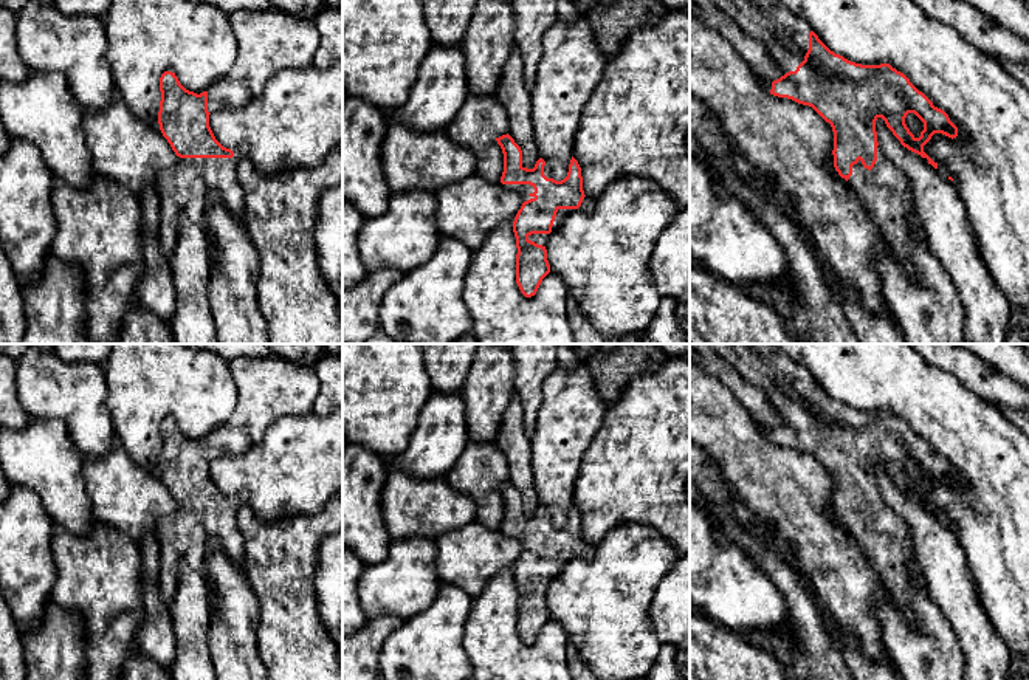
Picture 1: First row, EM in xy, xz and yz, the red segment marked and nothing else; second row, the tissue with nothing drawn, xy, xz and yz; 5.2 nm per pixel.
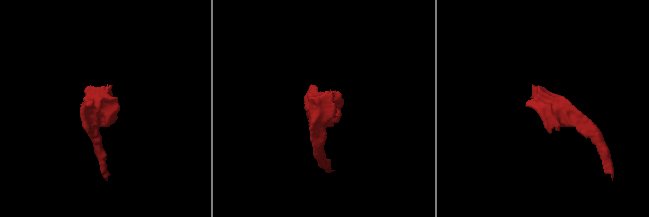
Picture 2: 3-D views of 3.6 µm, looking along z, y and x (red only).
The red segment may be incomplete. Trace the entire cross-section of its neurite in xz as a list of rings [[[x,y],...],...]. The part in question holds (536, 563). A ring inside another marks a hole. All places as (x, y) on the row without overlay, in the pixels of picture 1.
[[[508,480],[496,488],[504,500],[501,530],[524,547],[513,568],[518,595],[516,630],[525,644],[532,644],[550,620],[545,592],[552,579],[572,556],[592,556],[595,547],[584,542],[581,514],[573,503],[567,524],[556,528],[542,505],[533,516],[527,516],[521,494]]]

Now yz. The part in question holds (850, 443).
[[[773,344],[708,345],[725,362],[731,364],[742,379],[759,387],[784,420],[773,429],[759,426],[762,435],[773,443],[787,445],[812,454],[831,471],[834,479],[832,502],[835,517],[854,536],[893,601],[907,613],[910,621],[914,621],[911,581],[914,576],[922,576],[921,568],[913,555],[907,524],[885,503],[877,489],[876,468],[882,465],[903,494],[921,502],[934,516],[938,516],[938,510],[924,499],[924,493],[934,480],[942,480],[952,486],[956,485],[958,474],[903,420],[890,410],[862,412],[835,401],[804,367],[790,361]],[[908,460],[914,460],[924,469],[919,485],[905,471]]]

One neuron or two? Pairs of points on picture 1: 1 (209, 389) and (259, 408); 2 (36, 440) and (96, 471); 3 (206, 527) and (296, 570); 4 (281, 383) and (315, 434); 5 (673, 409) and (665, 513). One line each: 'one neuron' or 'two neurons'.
1: two neurons
2: two neurons
3: two neurons
4: two neurons
5: one neuron

